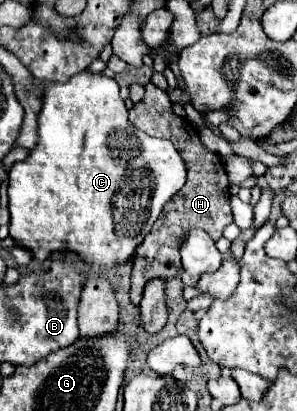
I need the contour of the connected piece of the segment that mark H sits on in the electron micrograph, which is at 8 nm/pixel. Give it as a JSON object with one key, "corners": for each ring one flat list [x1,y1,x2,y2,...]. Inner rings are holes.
{"corners":[[146,85,144,99,130,109,130,121,134,127,142,129,148,135,170,139,178,149,178,153,182,155,188,171,186,185,176,193,176,197,172,197,170,203,166,203,152,231,144,237,142,245,134,253,136,257,134,257,134,269,132,269,130,299,134,305,138,305,142,299,142,289,150,279,176,277,176,271,180,267,180,243,184,241,186,233,190,229,204,229,214,241,218,241,222,237,224,227,232,223,232,211,230,211,228,175,222,165,222,159,216,153,210,153,202,145,198,131,194,131,188,121,184,121,172,111,172,101,166,91,158,89,156,85]]}

